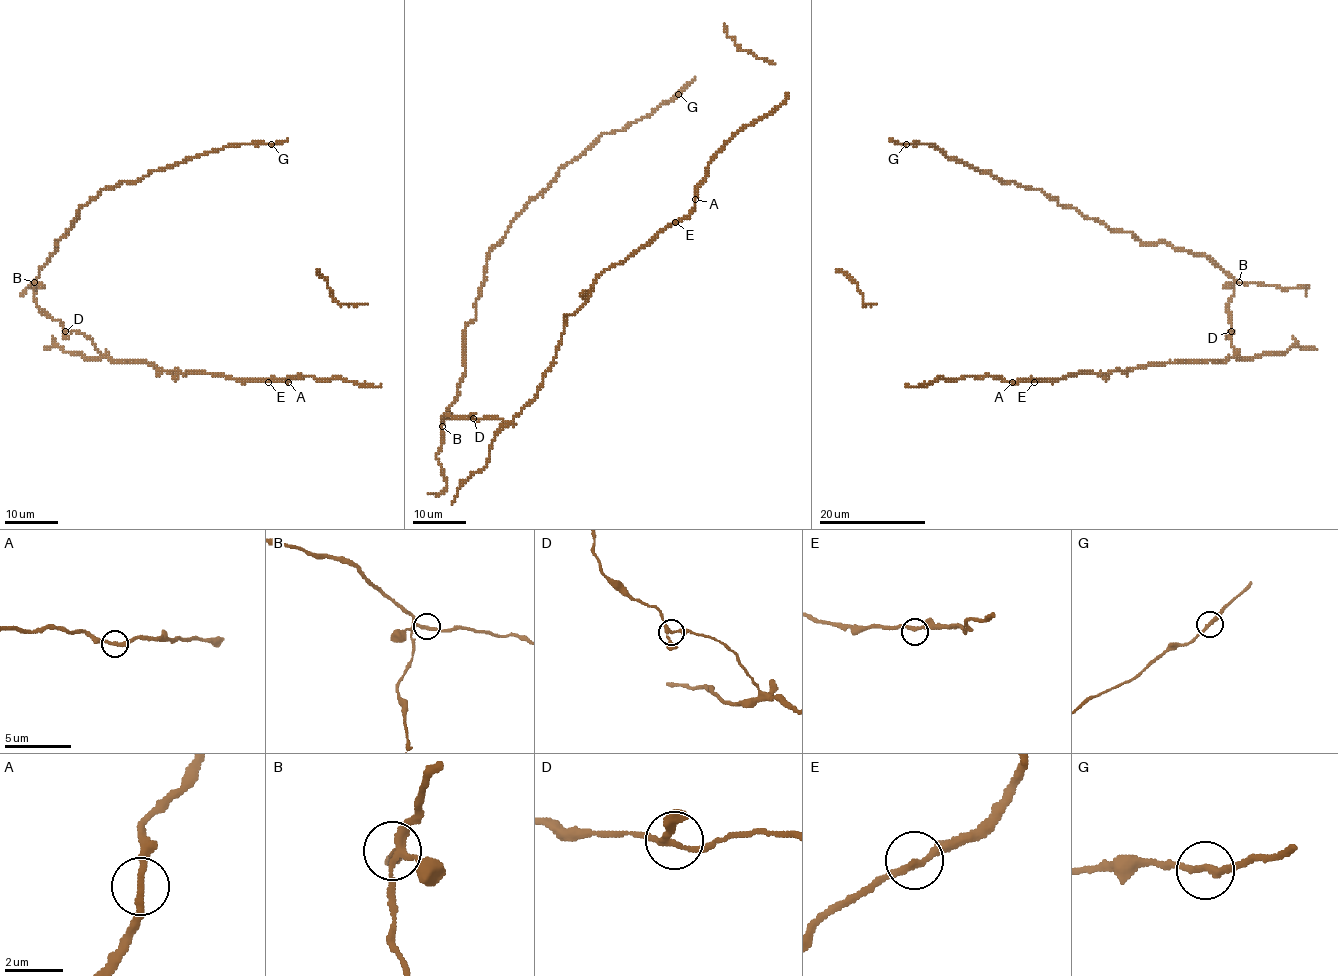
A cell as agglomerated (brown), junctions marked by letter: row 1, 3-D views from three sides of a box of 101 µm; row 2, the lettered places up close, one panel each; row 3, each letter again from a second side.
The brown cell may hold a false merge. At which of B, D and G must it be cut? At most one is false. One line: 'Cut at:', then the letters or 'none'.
Cut at: D

